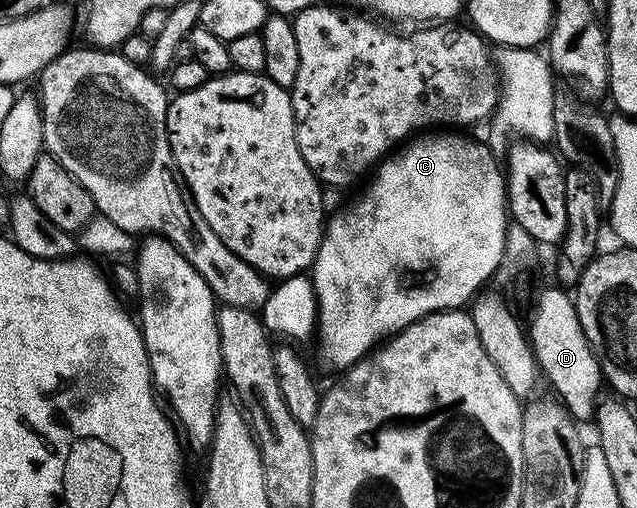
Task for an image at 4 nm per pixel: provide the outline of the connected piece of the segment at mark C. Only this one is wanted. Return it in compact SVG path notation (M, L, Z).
M431 131L426 135L408 140L402 147L378 162L374 170L375 178L367 185L367 190L346 207L340 208L326 222L323 241L319 244L319 253L313 266L313 284L317 294L317 337L323 340L323 357L339 371L346 371L356 361L367 356L384 339L401 332L413 322L430 313L441 313L444 309L457 309L466 306L484 288L483 285L494 273L500 272L503 263L503 252L507 246L509 228L509 209L505 173L495 162L495 157L479 141L470 141L467 137L458 137L455 131Z

